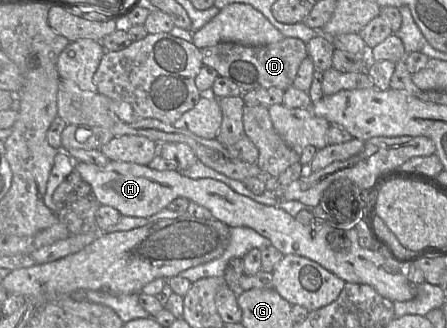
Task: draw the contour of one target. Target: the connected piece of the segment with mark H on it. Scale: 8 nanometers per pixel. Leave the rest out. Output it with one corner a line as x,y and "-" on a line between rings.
110,160
102,167
74,161
74,166
82,180
90,184
92,195
102,205
117,209
121,215
147,218
165,210
173,200
186,198
210,210
214,219
228,227
249,227
269,239
283,255
310,259
346,283
368,285
392,302
405,302
415,297
415,285
407,279
404,267
377,251
360,246
355,229
339,234
329,243
328,234
335,230
329,224
304,225
282,208
256,202
215,179
192,179
179,171
158,171
146,165
122,161

